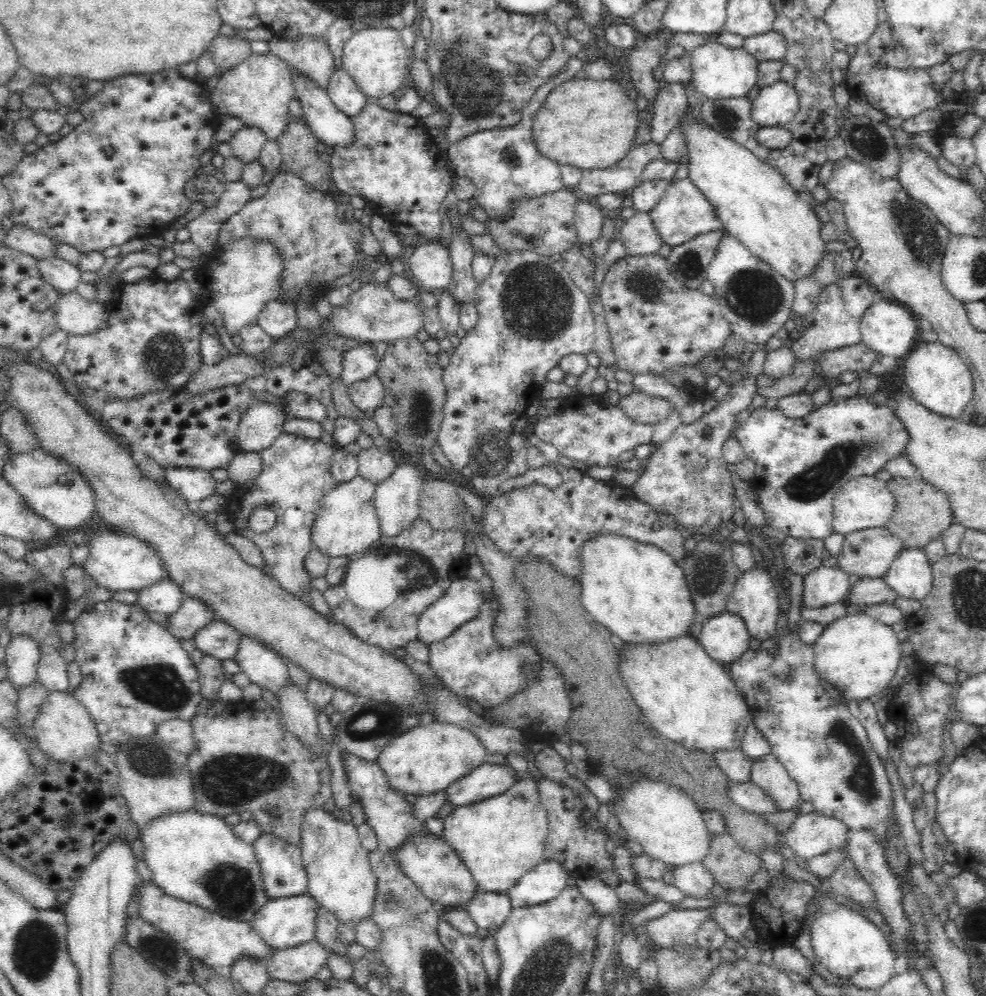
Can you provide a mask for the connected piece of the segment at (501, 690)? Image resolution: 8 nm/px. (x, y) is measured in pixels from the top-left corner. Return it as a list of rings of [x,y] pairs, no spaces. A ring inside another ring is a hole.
[[[495,598],[492,599],[491,606],[489,607],[484,600],[480,614],[476,618],[472,618],[470,622],[462,624],[454,632],[450,633],[442,640],[442,642],[434,642],[429,646],[429,666],[442,684],[450,687],[452,692],[456,693],[460,698],[469,697],[476,700],[478,704],[484,707],[493,707],[507,699],[514,691],[521,689],[525,680],[520,672],[520,667],[523,663],[539,663],[540,654],[534,645],[518,644],[512,650],[504,650],[497,642],[495,642],[492,632],[495,608],[498,606]]]

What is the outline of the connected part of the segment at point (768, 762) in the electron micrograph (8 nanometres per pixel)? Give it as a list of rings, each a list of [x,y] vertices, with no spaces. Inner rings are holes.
[[[772,753],[753,761],[751,782],[768,794],[781,811],[791,810],[802,803],[798,784]]]

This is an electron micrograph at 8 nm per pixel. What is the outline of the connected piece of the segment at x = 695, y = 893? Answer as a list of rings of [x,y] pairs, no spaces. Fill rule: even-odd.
[[[703,863],[673,868],[674,886],[688,898],[709,898],[714,890],[713,876]]]

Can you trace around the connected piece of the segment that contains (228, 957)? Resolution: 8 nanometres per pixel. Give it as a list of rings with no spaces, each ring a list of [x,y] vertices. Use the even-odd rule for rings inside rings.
[[[152,881],[139,883],[143,885],[140,917],[160,929],[162,934],[168,934],[176,944],[213,969],[229,974],[234,962],[238,960],[251,958],[256,962],[266,963],[270,956],[274,956],[274,949],[264,942],[258,931],[248,922],[225,918],[189,902],[178,900],[166,894]]]

